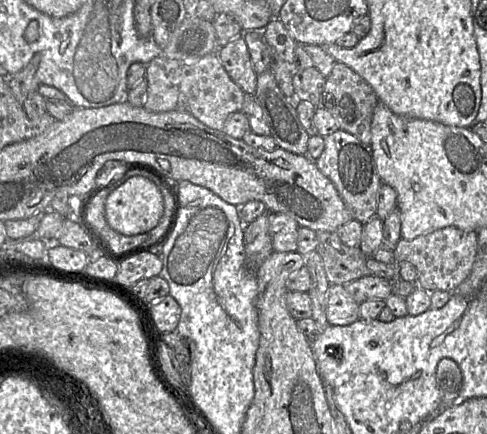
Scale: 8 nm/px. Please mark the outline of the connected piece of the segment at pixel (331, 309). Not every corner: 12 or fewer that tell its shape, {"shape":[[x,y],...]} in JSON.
{"shape":[[330,285],[326,317],[346,326],[360,319],[359,305],[344,285]]}

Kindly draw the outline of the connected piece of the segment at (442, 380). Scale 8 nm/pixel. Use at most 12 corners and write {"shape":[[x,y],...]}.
{"shape":[[455,361],[438,363],[440,414],[457,403],[463,376]]}

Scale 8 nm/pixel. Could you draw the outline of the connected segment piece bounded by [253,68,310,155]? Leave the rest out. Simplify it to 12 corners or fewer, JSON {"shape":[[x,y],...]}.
{"shape":[[270,68],[253,95],[277,147],[307,155],[310,136],[297,102]]}

